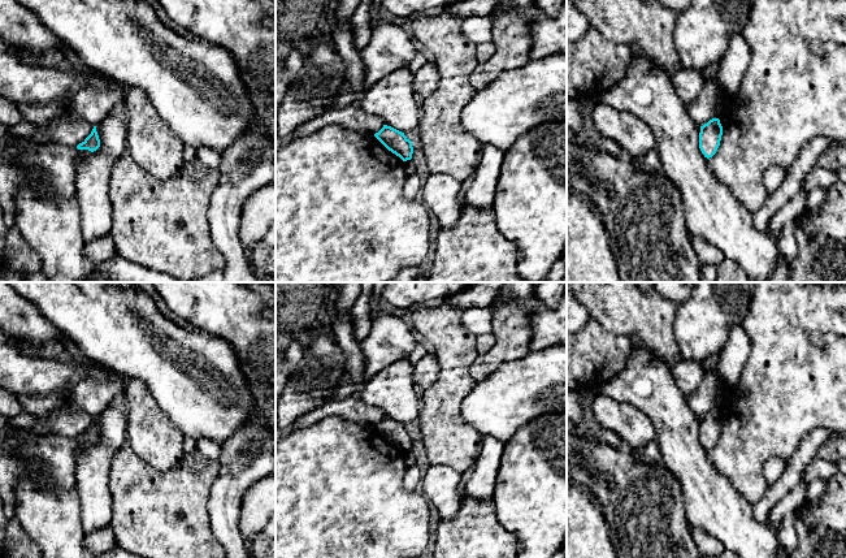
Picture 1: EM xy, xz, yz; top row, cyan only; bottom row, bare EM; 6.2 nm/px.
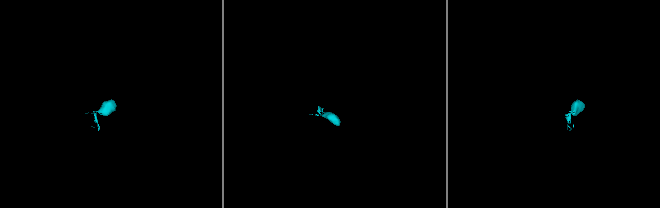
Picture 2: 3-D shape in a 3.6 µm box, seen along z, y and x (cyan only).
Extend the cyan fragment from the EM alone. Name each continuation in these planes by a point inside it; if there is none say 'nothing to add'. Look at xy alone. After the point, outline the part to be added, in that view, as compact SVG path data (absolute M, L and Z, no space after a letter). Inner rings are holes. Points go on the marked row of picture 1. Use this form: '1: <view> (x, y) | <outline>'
1: xy (48, 169) | M0 122L0 204L8 229L16 224L14 195L22 187L58 199L75 195L74 161L81 151L13 137L10 127Z

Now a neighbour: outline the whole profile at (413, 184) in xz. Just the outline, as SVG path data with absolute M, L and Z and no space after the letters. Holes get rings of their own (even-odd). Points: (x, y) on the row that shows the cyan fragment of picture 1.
M417 173L408 176L404 185L404 195L408 199L418 199L421 195L422 186L424 179Z

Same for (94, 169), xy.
M112 113L96 126L96 131L100 147L94 152L82 150L75 157L75 196L84 242L110 233L109 181L113 165L127 150L127 126Z

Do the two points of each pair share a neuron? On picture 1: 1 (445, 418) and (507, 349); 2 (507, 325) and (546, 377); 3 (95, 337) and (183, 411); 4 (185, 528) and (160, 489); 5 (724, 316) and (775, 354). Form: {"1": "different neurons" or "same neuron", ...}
{"1": "different neurons", "2": "different neurons", "3": "same neuron", "4": "same neuron", "5": "different neurons"}

